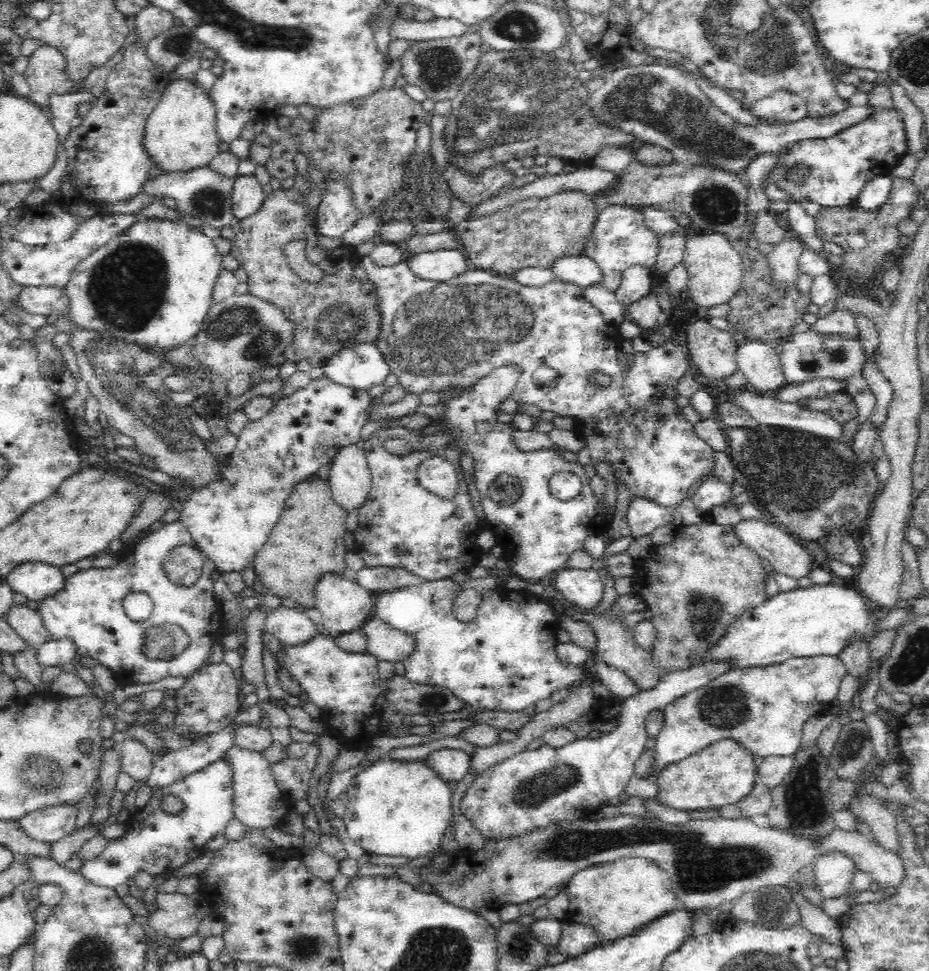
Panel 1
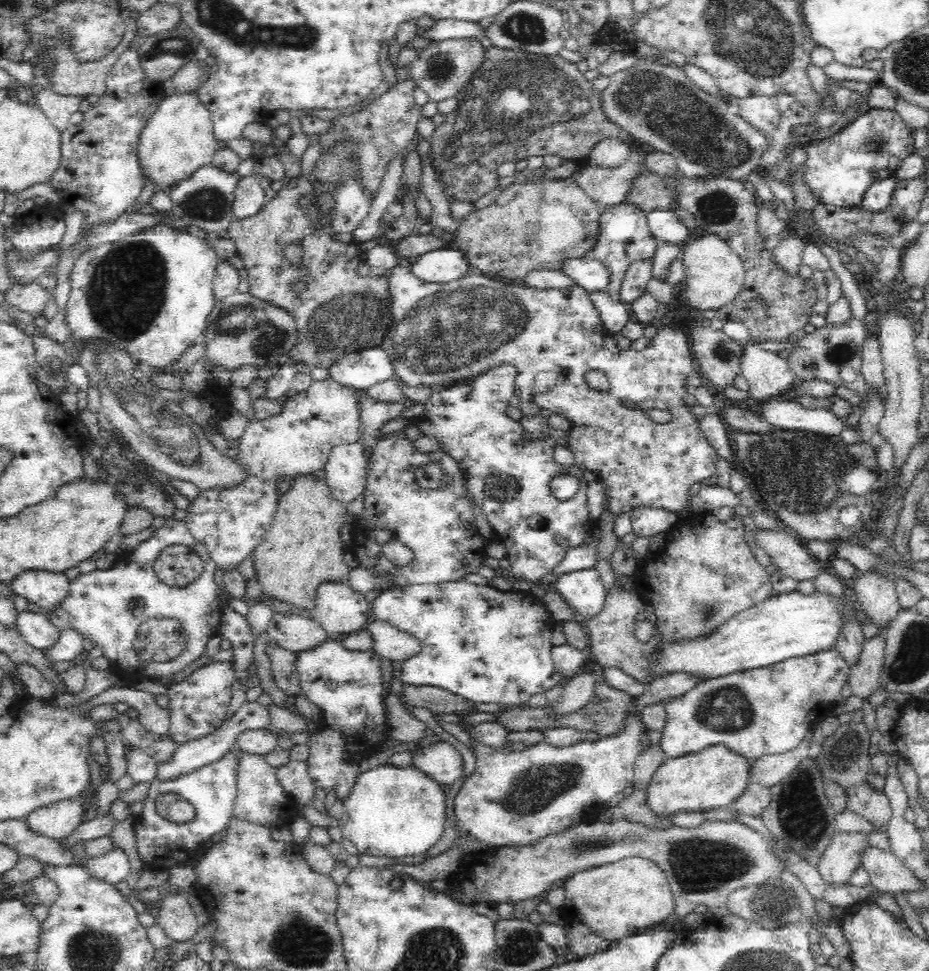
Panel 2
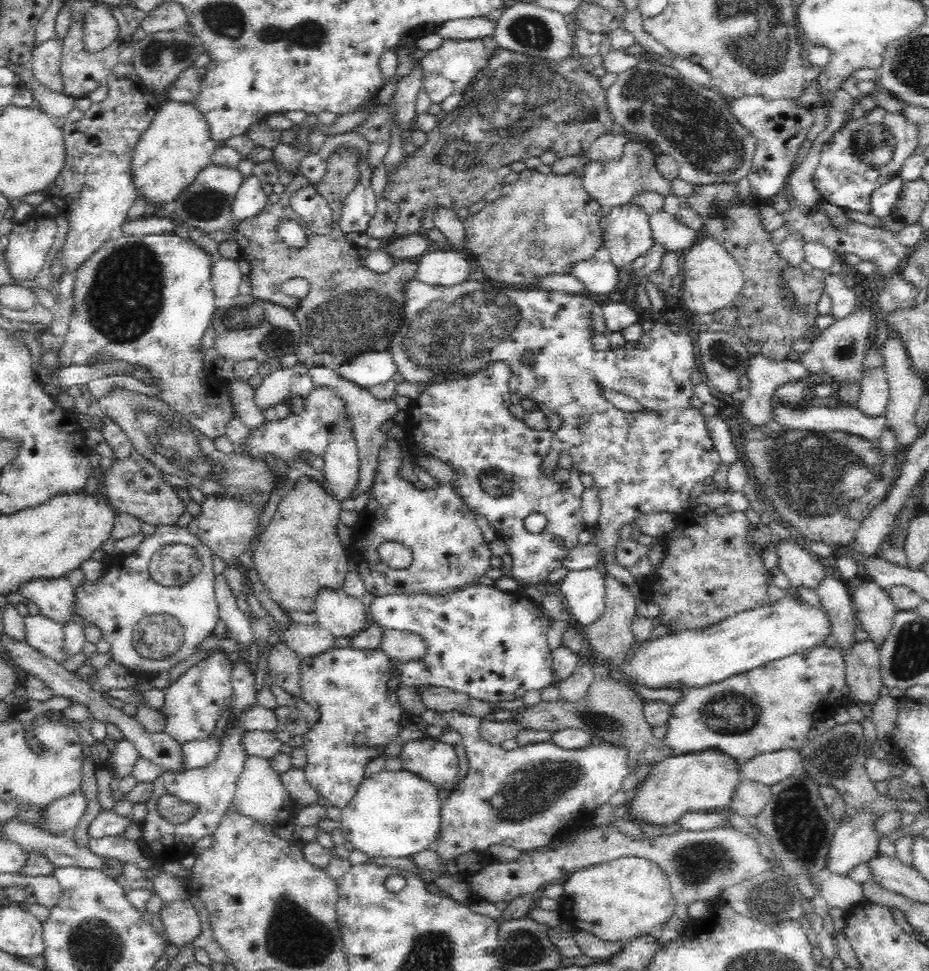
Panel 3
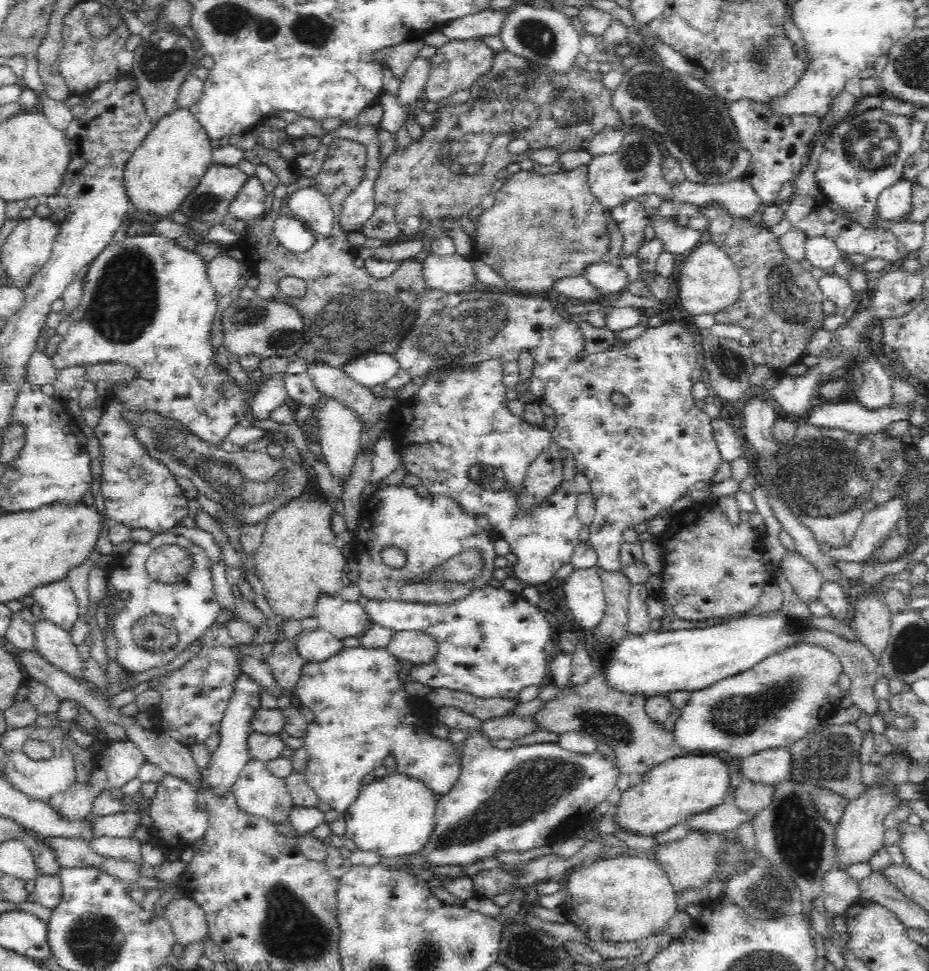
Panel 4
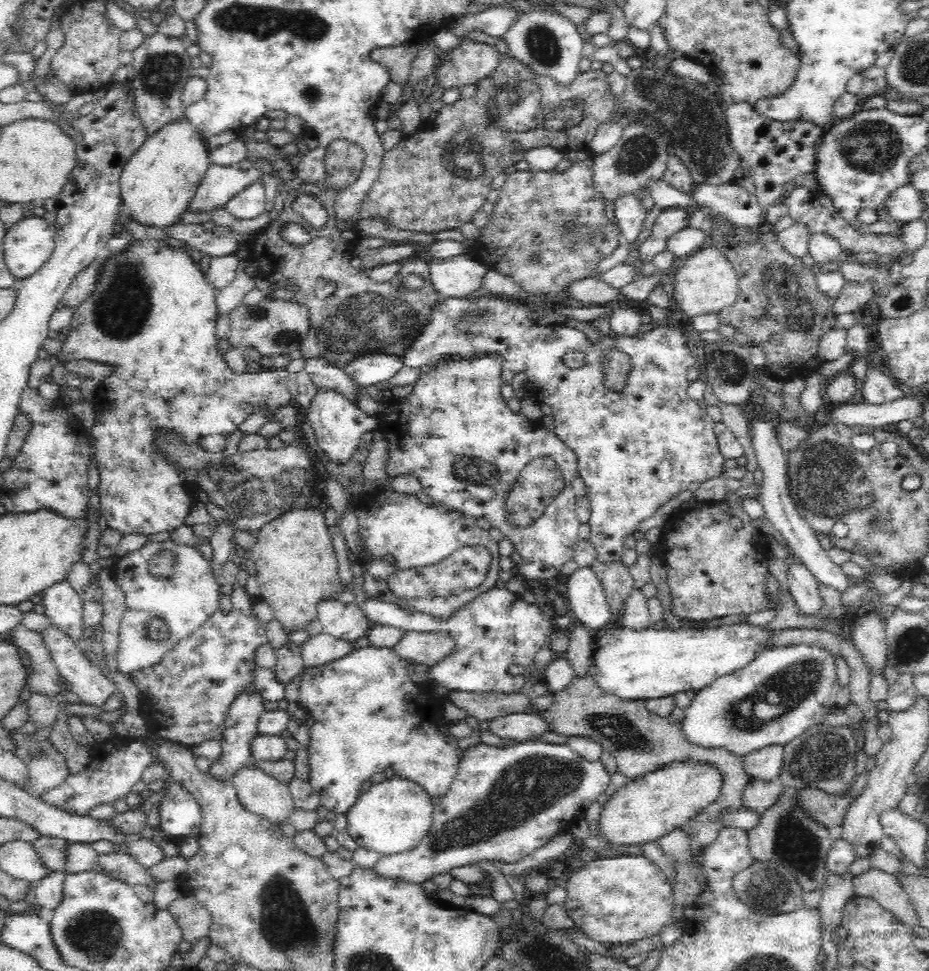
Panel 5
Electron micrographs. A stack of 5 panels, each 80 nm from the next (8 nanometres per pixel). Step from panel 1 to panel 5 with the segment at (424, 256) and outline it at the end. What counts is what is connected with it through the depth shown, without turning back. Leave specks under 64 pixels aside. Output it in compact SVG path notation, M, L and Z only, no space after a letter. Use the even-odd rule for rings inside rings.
M460 255L453 258L438 259L433 258L429 263L430 279L434 284L434 289L443 299L478 298L478 290L482 290L488 268L483 266L472 255Z

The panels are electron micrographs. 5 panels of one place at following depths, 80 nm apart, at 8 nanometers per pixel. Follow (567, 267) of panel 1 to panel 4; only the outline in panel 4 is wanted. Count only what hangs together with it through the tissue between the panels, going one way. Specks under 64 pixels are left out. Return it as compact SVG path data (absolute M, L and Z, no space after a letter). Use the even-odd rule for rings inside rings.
M609 261L593 265L586 270L585 278L594 284L603 295L621 293L627 286L628 274L620 266L613 266Z

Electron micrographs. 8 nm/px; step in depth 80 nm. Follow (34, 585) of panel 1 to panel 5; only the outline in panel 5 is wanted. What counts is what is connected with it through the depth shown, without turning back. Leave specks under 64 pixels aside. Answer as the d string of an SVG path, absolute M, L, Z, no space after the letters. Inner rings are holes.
M68 581L57 582L40 595L45 615L50 619L51 626L61 630L74 643L89 635L83 615L84 599Z

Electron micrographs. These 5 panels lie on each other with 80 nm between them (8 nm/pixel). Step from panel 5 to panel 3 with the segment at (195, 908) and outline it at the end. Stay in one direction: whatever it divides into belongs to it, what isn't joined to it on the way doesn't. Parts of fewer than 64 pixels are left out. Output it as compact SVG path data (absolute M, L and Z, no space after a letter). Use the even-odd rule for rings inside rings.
M188 899L166 902L158 911L171 944L186 946L200 936L202 920Z

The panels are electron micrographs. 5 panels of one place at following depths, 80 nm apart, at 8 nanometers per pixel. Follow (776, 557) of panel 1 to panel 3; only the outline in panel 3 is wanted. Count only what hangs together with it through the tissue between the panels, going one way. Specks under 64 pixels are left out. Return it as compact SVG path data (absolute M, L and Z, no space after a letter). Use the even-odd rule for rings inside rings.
M778 539L775 547L778 554L778 568L788 576L791 586L808 588L812 592L817 590L825 577L817 558L796 542Z

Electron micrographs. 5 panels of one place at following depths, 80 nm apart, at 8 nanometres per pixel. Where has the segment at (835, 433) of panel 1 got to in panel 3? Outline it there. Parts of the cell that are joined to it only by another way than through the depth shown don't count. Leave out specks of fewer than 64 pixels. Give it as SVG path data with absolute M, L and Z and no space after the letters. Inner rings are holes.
M775 404L774 420L790 429L850 432L866 440L879 441L886 427L886 413L868 417L856 406L842 404L838 408L814 406L804 409Z

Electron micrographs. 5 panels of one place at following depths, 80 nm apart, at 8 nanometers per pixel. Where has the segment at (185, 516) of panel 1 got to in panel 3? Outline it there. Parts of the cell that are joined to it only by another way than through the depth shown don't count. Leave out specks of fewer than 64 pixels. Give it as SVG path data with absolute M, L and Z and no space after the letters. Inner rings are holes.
M315 387L312 394L304 400L304 410L299 414L293 413L290 416L278 420L278 422L266 422L256 430L250 430L246 439L246 453L254 457L266 458L268 455L284 460L303 460L303 452L310 451L312 455L320 457L325 453L327 442L329 441L328 431L334 421L349 419L340 402L327 388ZM204 496L204 502L200 504L200 513L192 518L187 529L190 533L196 534L200 541L210 548L212 554L216 553L230 566L232 560L238 560L238 557L248 550L259 521L260 514L255 514L249 507L240 505L238 500ZM167 544L160 547L149 560L150 577L167 587L181 586L200 572L202 562L192 546Z

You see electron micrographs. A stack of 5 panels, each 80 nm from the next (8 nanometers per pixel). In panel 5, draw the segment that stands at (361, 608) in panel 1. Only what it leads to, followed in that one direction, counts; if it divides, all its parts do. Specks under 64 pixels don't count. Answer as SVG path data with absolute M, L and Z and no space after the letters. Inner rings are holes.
M337 599L324 600L317 606L317 618L322 632L346 642L356 642L367 636L371 624L362 609L353 603L342 604Z

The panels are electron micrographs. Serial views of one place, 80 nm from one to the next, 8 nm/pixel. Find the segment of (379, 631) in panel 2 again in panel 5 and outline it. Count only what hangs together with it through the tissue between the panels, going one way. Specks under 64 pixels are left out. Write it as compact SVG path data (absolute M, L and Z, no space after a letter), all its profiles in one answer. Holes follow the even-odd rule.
M407 631L406 636L392 646L400 657L422 664L424 667L436 666L444 658L452 656L458 647L450 633L434 631L419 633Z

